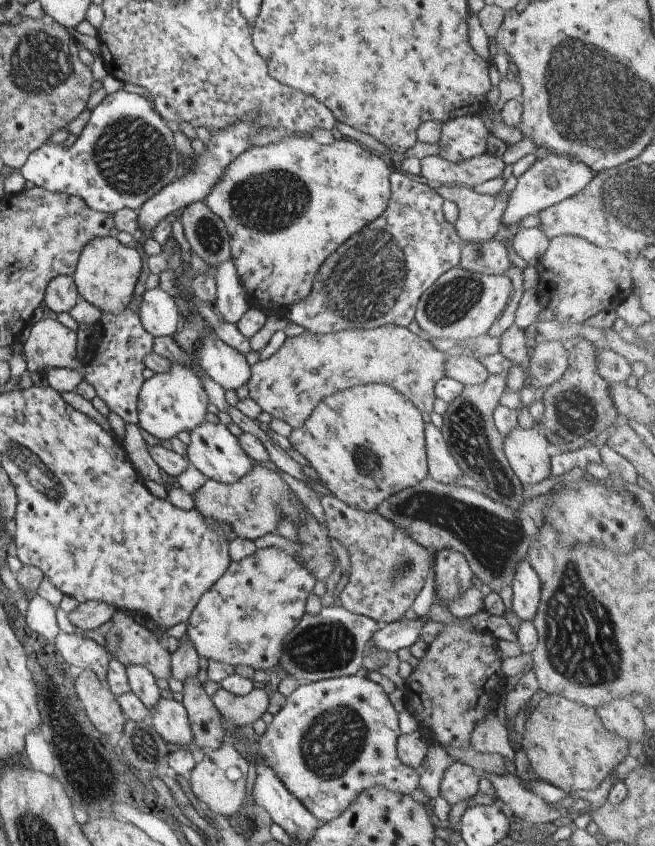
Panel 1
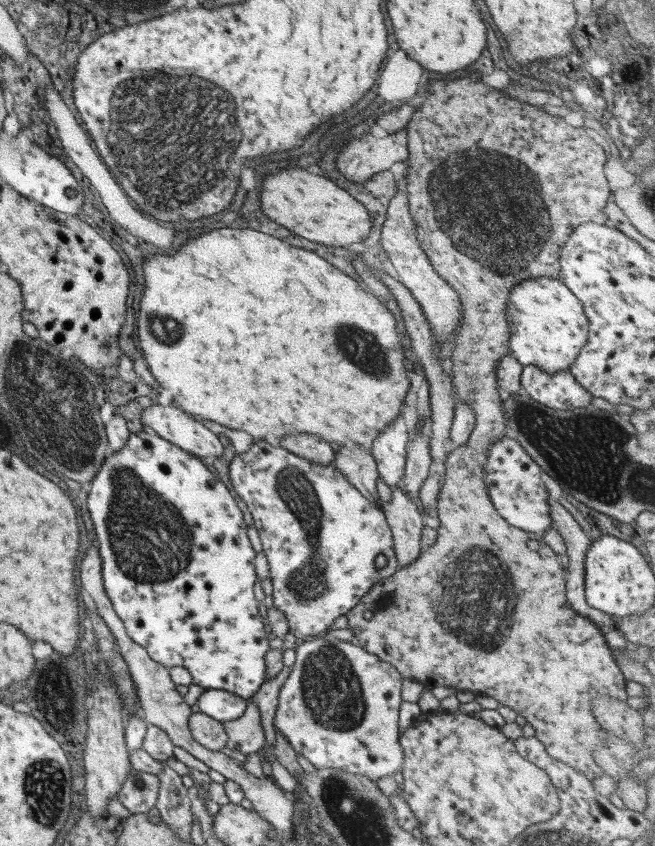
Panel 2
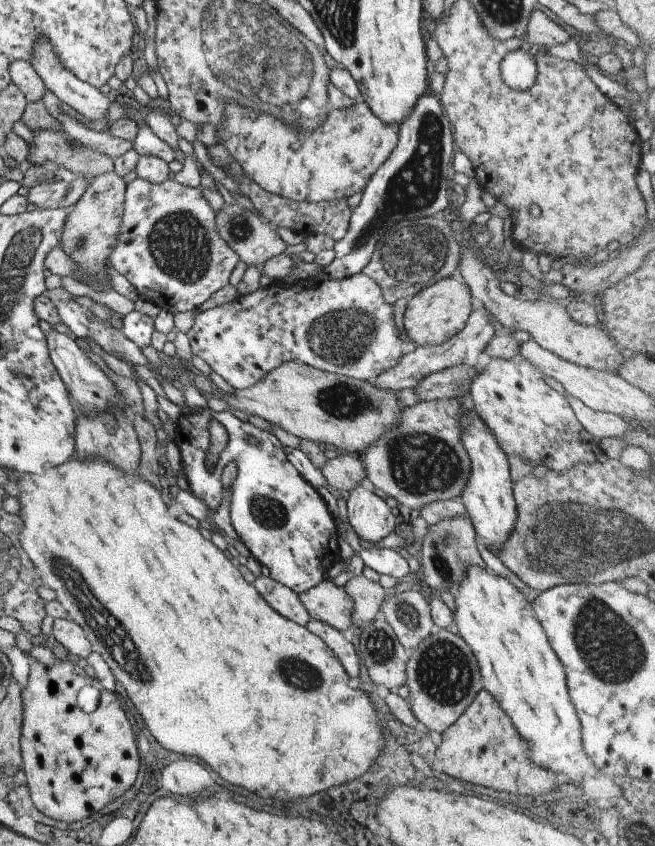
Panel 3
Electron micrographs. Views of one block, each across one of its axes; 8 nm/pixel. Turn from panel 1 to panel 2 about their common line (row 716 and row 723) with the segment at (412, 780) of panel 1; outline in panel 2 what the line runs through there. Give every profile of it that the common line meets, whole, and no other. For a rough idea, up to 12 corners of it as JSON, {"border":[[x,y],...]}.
{"border":[[298,642],[272,723],[315,769],[402,768],[402,679]]}

